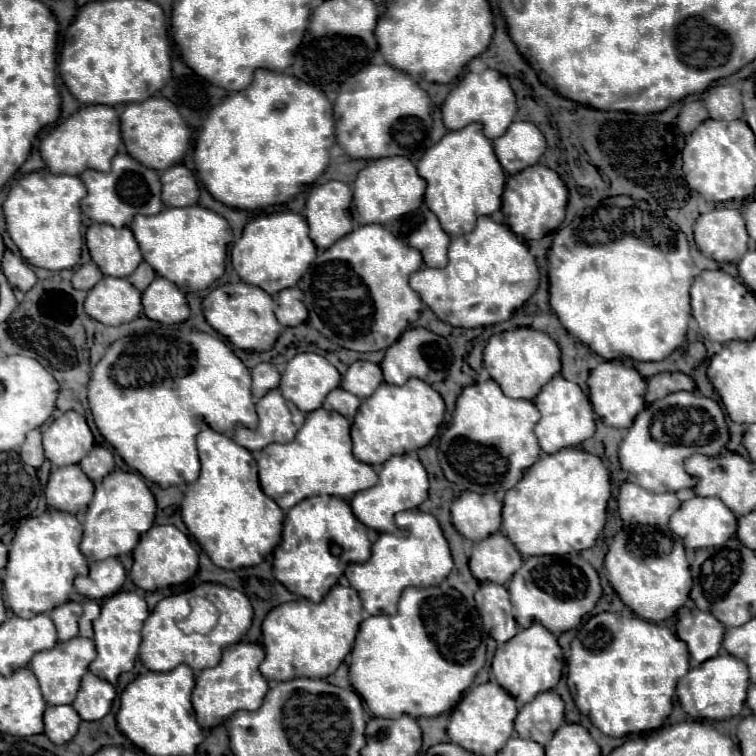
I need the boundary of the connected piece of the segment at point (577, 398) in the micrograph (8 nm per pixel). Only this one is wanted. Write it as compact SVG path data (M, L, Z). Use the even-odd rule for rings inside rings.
M557 374L549 384L545 384L545 388L541 388L535 398L535 406L541 412L541 420L535 426L535 436L541 450L547 454L553 454L567 446L579 446L595 434L595 414L589 398L575 382L565 380L561 374Z

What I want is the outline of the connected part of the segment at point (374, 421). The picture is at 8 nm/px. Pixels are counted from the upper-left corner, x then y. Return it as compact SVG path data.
M413 378L403 386L391 386L387 382L383 382L377 392L373 392L373 396L365 398L361 402L361 408L353 420L351 426L351 438L353 438L353 454L357 460L371 464L371 466L379 466L383 462L387 462L391 456L395 454L405 454L411 450L419 450L423 446L427 446L435 434L439 432L439 424L443 422L443 414L445 414L445 402L439 396L439 392L435 392L427 382Z

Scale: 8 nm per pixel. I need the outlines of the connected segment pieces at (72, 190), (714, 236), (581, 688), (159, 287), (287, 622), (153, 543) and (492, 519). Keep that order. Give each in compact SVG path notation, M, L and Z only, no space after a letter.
M49 170L27 174L9 190L7 200L3 202L7 232L29 264L47 270L67 270L77 266L83 246L79 208L83 196L85 184L79 176L53 174Z
M715 208L707 214L701 214L693 226L693 232L695 232L695 242L697 242L699 250L715 262L739 262L741 256L745 256L745 252L747 252L749 236L745 230L745 220L739 210Z
M603 612L603 614L597 614L597 616L591 616L577 632L575 640L571 642L571 654L566 660L567 666L567 684L571 692L571 696L577 704L578 710L581 710L581 714L589 716L589 720L607 736L615 736L615 738L621 738L625 734L641 734L646 733L655 728L661 728L667 720L667 716L671 714L673 708L673 696L675 694L675 684L681 676L685 676L689 672L689 650L687 650L687 644L683 640L677 638L675 632L671 632L667 626L659 626L659 624L653 624L653 622L647 622L647 620L641 620L635 615L621 616L621 614L613 614L613 612Z
M157 276L143 292L143 310L147 318L161 324L179 324L189 318L185 294L169 280Z
M339 584L333 586L319 604L309 600L293 600L273 608L263 620L263 646L267 656L259 666L261 674L267 680L291 680L293 676L331 676L351 652L361 620L363 604L357 590Z
M153 526L149 528L149 532L145 532L145 536L141 536L137 548L133 550L133 568L129 576L135 586L147 592L155 592L187 582L195 576L197 564L197 552L181 530L177 530L175 526Z
M463 492L451 506L453 526L469 540L483 540L501 528L501 502L495 494Z

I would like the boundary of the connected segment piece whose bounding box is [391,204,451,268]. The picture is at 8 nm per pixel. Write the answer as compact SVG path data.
M425 204L415 212L409 212L397 222L393 222L391 232L401 242L417 248L423 254L425 266L429 268L447 266L447 248L451 238L441 228L437 216Z

